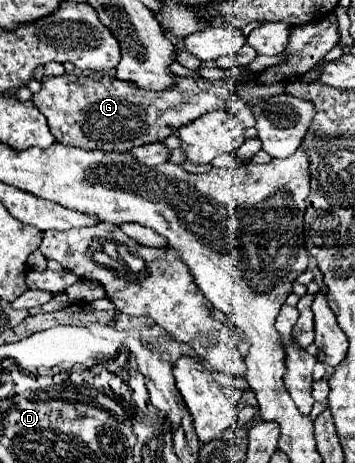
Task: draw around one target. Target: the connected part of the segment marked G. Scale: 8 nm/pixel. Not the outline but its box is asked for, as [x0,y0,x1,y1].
[33,74,233,152]

